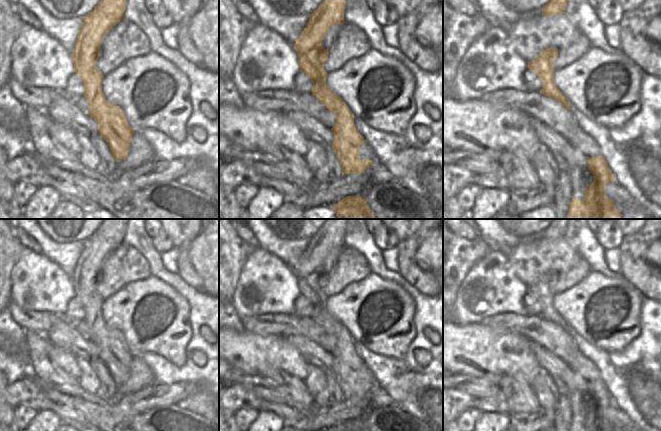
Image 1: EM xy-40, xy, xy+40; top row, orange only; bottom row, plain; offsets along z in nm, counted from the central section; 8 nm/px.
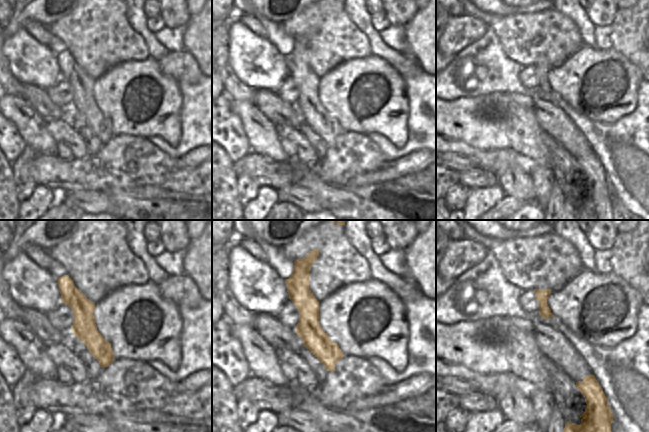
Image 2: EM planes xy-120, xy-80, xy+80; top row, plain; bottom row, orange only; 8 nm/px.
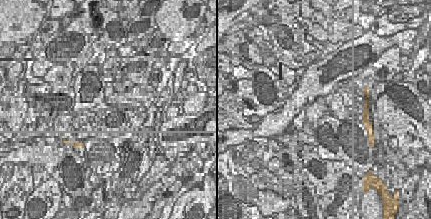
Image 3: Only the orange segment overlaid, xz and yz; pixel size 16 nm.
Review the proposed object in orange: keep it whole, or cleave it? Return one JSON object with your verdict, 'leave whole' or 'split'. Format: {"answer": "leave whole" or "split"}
{"answer": "leave whole"}

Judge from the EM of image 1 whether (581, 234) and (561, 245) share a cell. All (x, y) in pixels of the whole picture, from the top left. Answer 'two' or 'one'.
two

